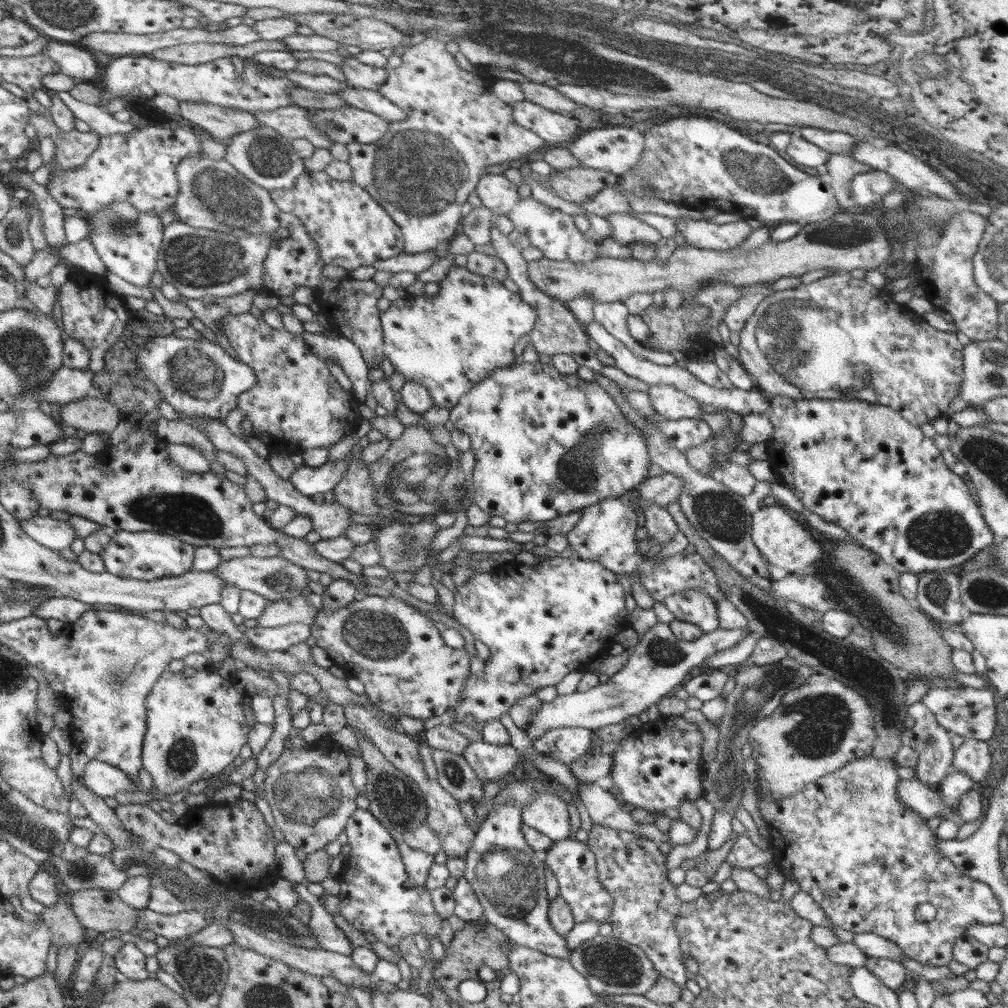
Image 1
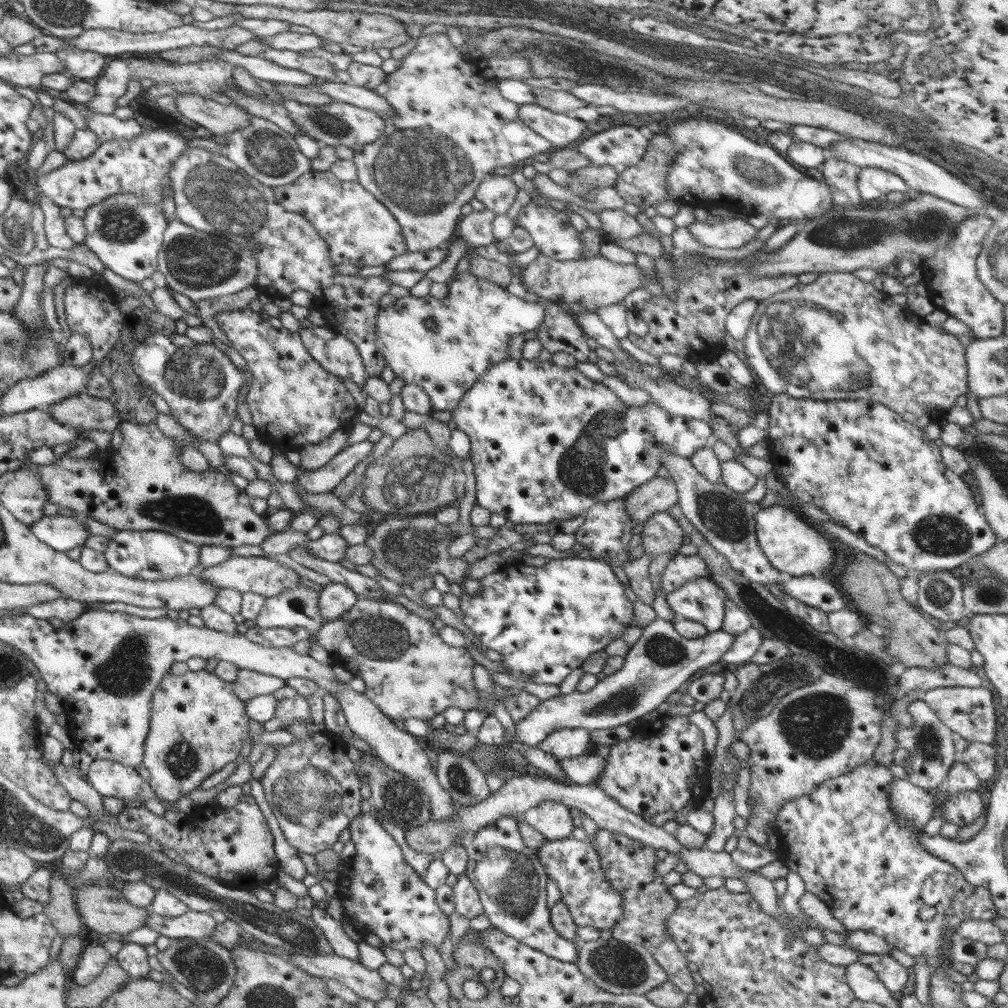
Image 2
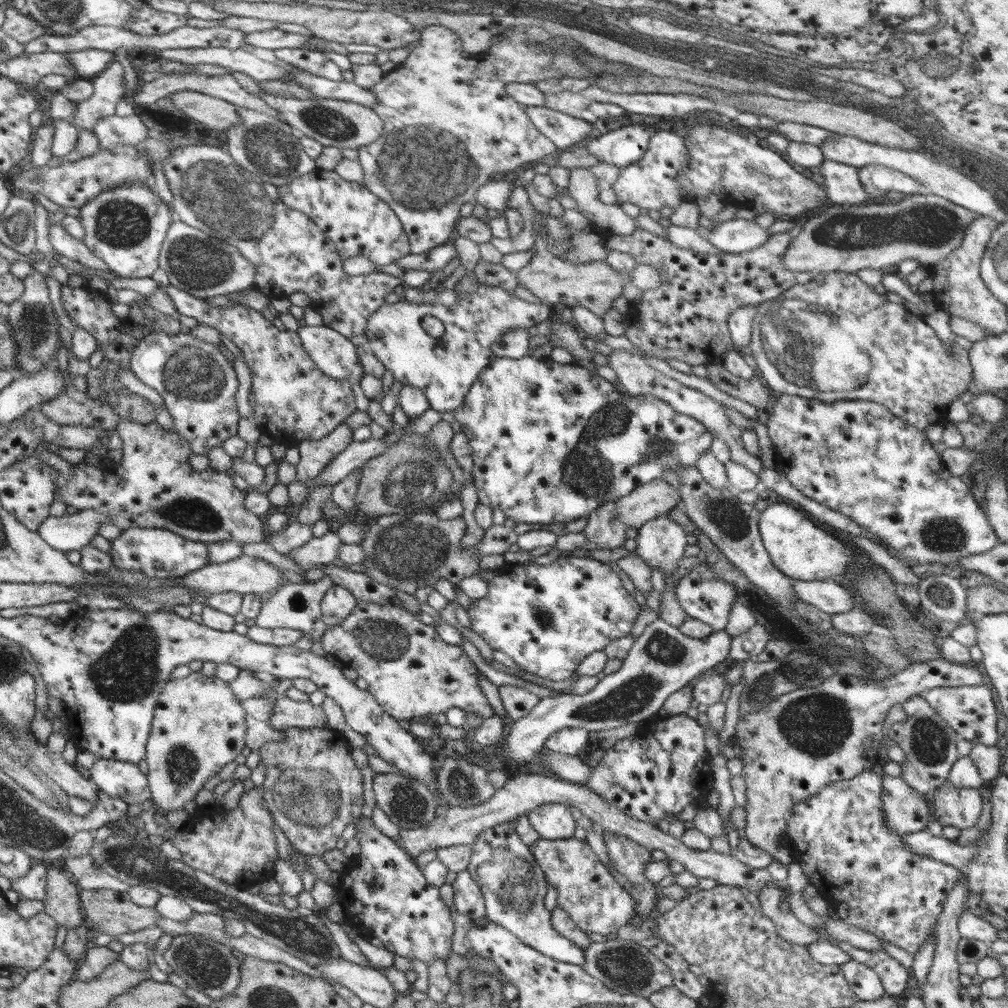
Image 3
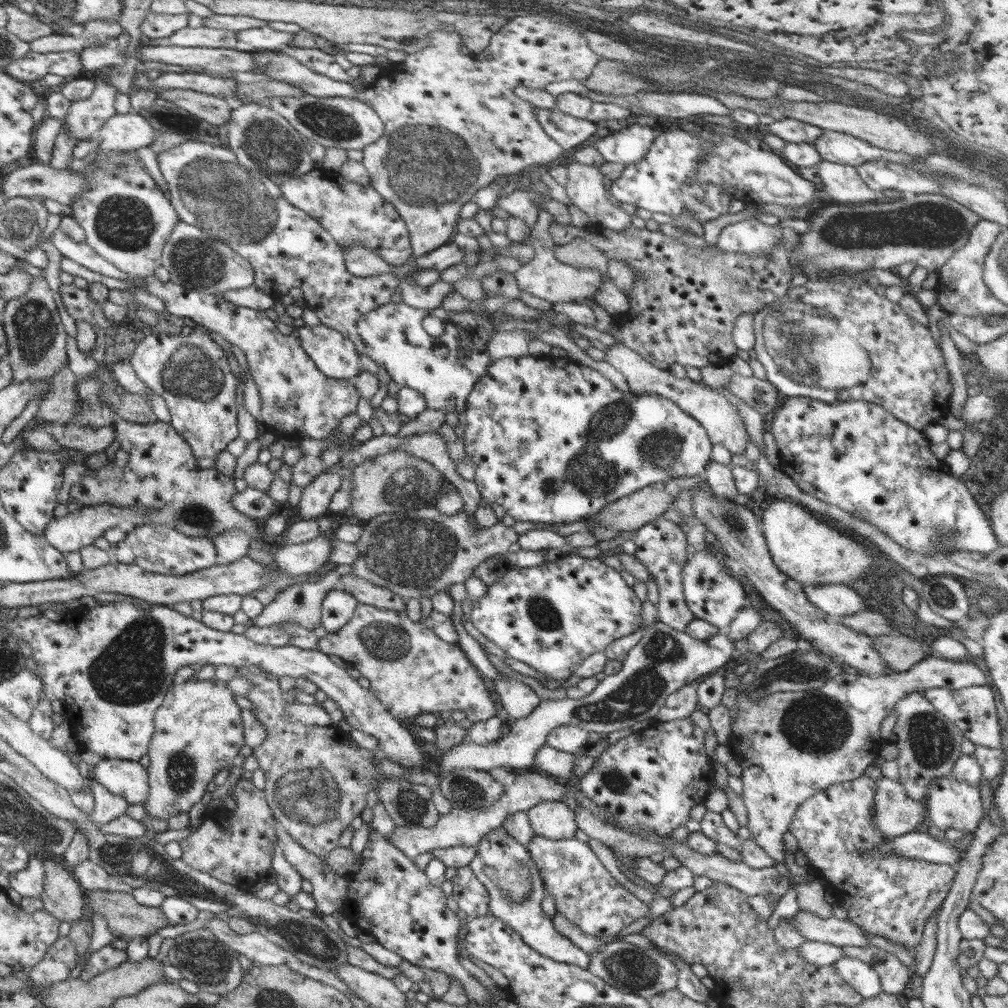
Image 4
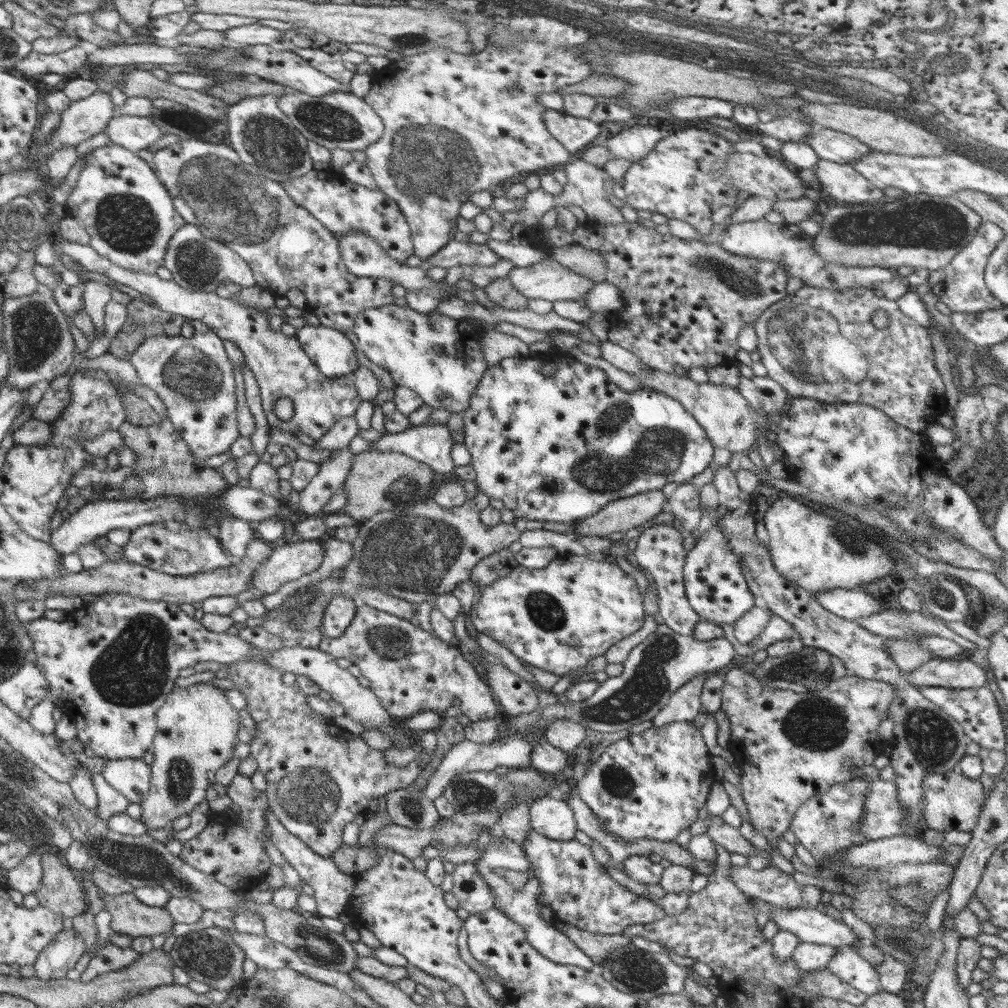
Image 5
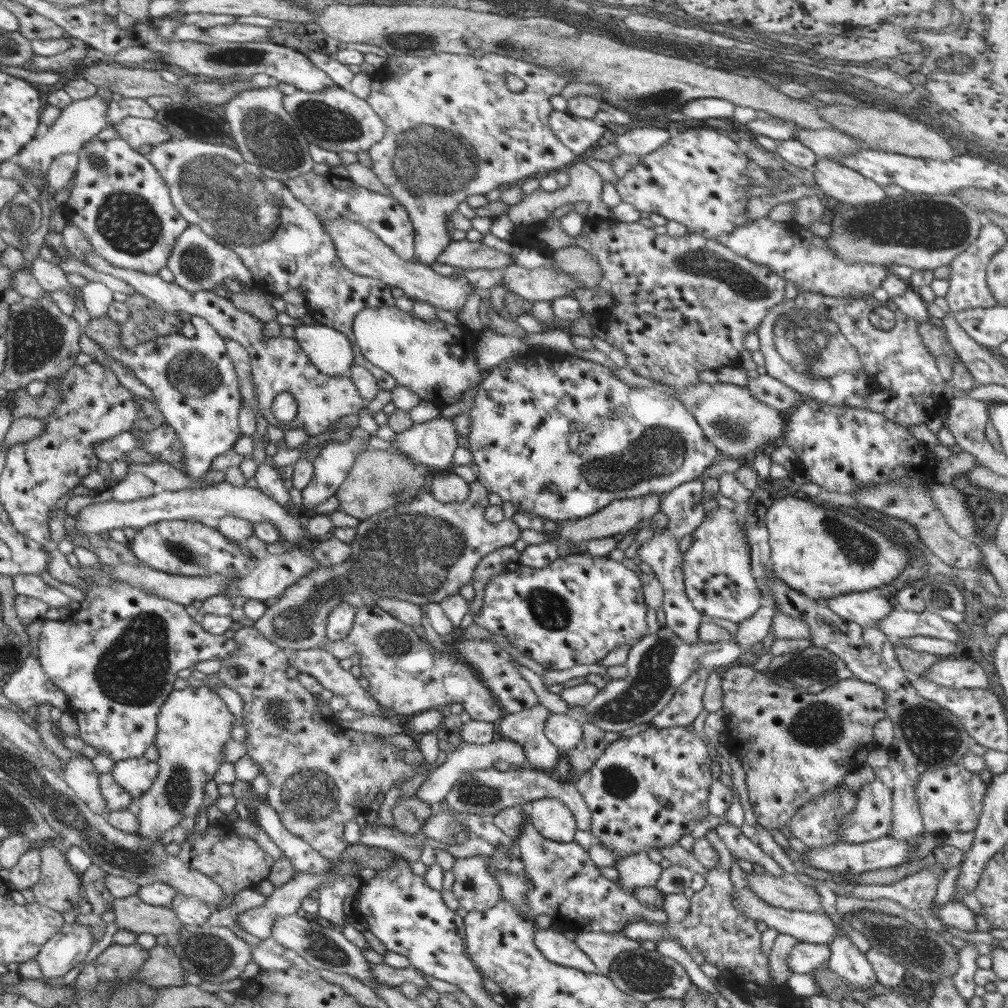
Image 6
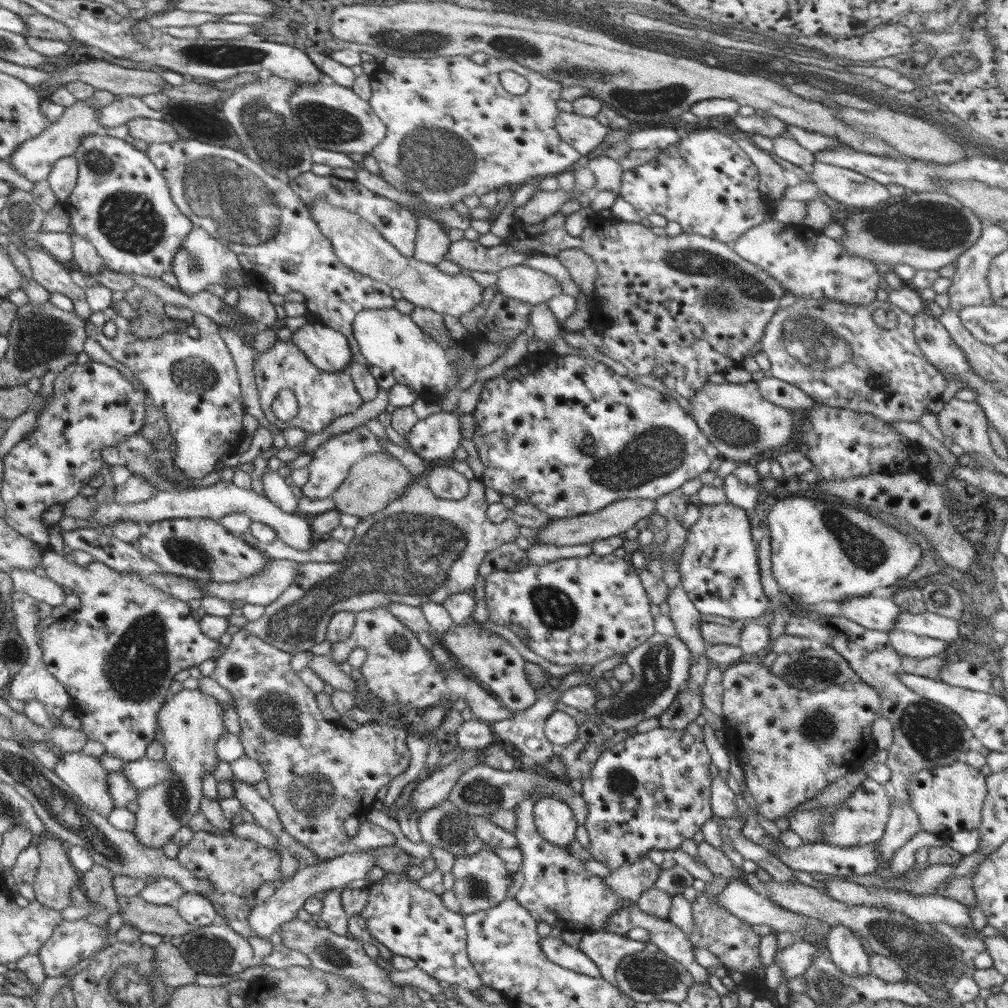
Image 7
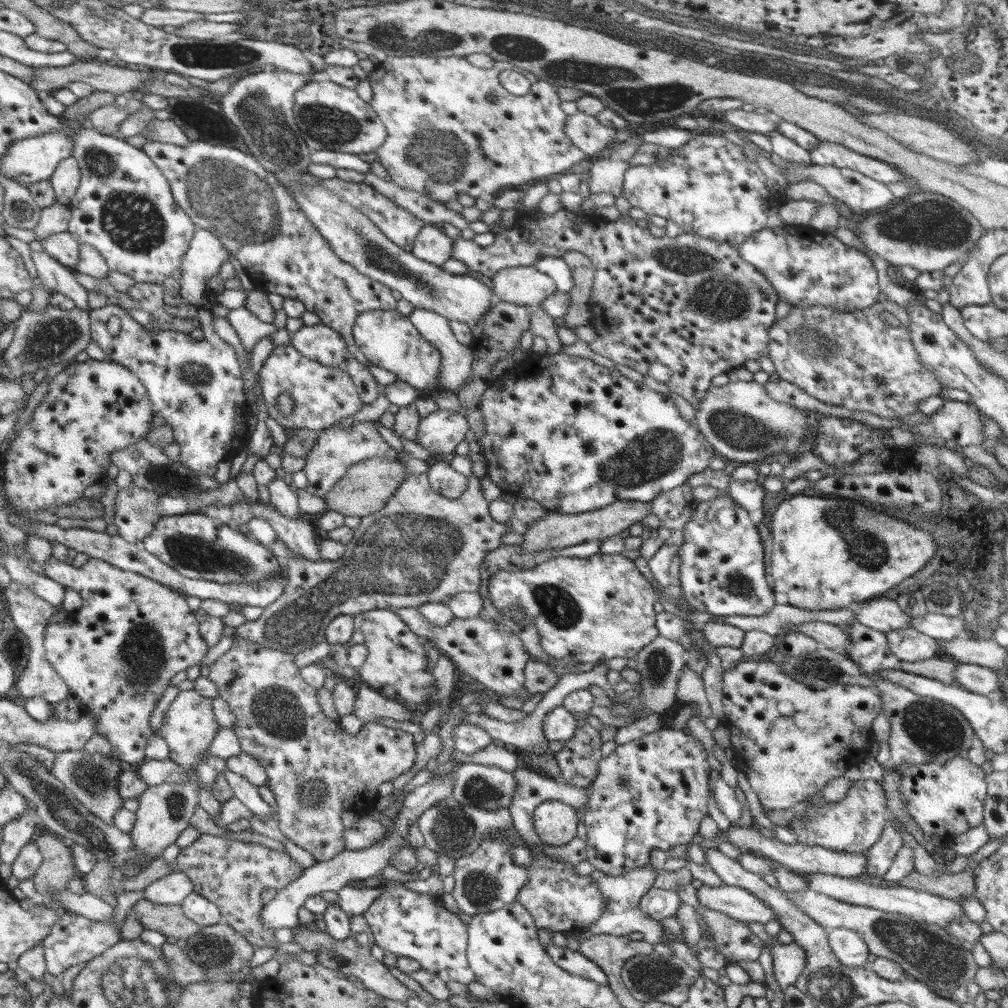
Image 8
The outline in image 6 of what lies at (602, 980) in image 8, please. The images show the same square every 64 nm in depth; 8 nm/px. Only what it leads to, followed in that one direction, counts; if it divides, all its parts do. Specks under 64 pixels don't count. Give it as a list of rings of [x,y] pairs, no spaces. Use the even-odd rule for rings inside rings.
[[[534,922],[534,944],[550,962],[580,969],[586,973],[596,972],[595,964],[570,941],[564,932],[540,929]]]

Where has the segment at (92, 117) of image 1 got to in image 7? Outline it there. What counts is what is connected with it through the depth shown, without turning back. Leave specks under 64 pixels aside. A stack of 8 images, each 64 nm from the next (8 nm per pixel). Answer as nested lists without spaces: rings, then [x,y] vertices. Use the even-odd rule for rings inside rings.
[[[136,117],[126,121],[125,124],[128,126],[129,140],[140,140],[146,144],[154,144],[182,139],[174,130],[174,126],[162,119]]]

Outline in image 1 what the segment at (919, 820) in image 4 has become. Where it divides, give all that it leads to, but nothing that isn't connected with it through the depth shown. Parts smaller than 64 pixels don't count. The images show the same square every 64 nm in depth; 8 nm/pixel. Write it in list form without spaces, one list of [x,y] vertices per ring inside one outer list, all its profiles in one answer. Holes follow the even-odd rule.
[[[901,780],[898,786],[900,801],[920,814],[920,817],[928,820],[930,817],[939,816],[954,821],[959,827],[962,826],[962,818],[956,813],[955,806],[948,805],[937,790],[930,789],[920,780]]]

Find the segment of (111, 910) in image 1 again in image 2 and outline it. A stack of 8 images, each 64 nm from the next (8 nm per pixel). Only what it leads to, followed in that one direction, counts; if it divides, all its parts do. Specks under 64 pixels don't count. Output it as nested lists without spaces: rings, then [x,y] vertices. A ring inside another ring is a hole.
[[[90,885],[74,890],[74,900],[86,931],[96,930],[111,937],[127,935],[129,932],[146,926],[148,910],[132,906],[118,888]]]

